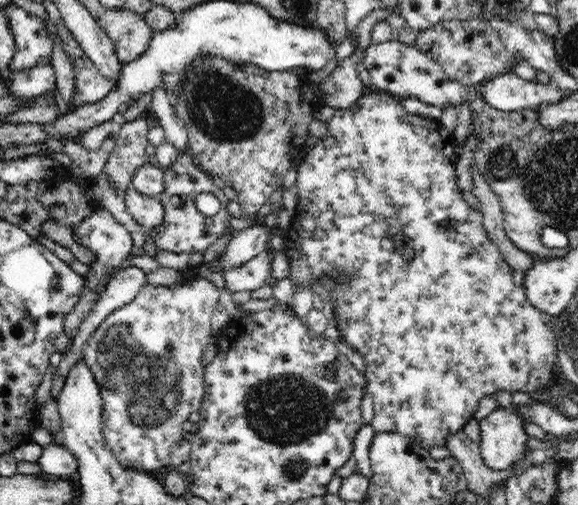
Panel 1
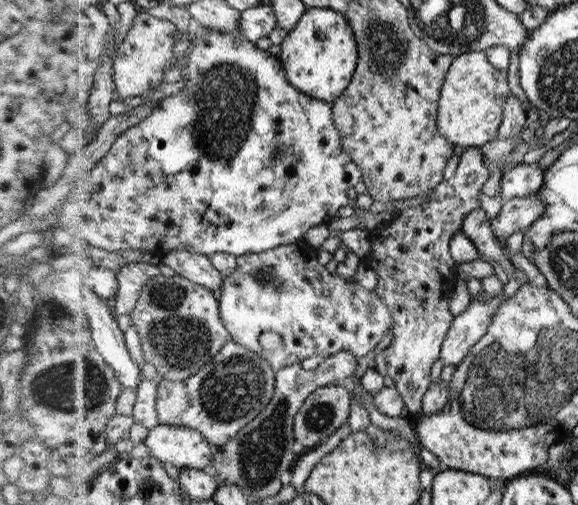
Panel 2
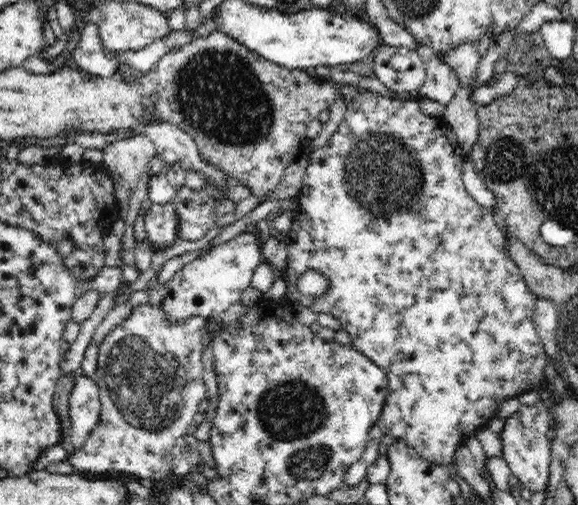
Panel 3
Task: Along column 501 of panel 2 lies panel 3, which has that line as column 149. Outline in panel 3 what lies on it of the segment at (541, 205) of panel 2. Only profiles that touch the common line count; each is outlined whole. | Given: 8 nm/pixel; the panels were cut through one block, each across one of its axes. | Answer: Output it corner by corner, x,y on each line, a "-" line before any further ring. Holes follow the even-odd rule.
168,202
166,204
152,203
144,214
144,226
148,240
158,247
172,247
178,240
178,213
176,207

